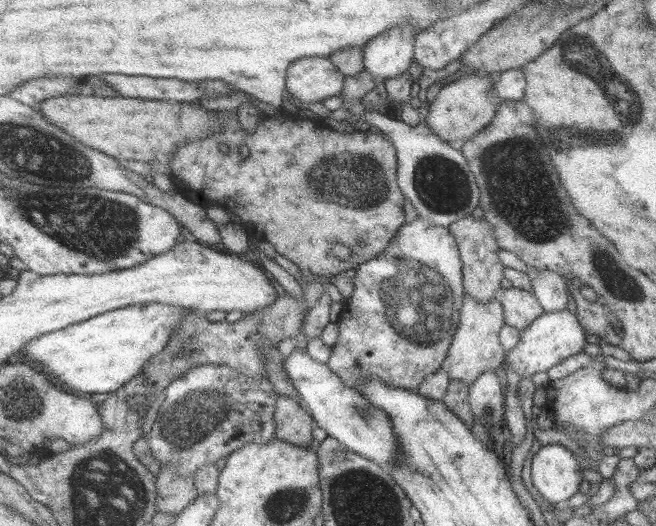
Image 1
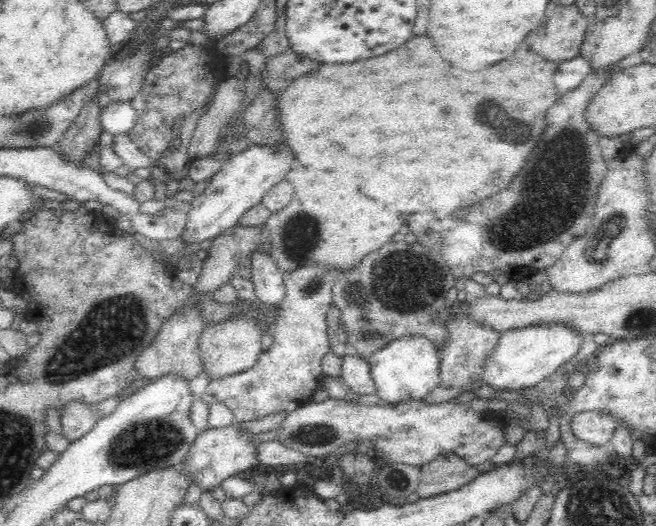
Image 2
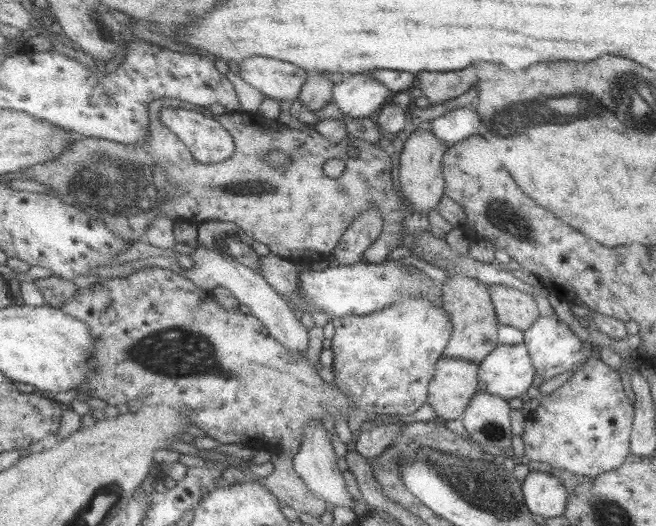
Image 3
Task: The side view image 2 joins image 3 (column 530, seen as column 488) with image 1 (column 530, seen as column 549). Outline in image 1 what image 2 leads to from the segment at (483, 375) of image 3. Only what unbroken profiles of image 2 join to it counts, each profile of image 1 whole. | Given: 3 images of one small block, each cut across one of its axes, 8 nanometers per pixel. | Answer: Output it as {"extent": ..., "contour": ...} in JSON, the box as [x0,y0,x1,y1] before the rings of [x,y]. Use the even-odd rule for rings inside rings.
{"extent":[507,308,586,377],"contour":[[[567,308],[558,312],[544,312],[521,332],[519,341],[507,351],[507,364],[521,377],[530,377],[535,372],[546,372],[567,356],[581,352],[586,345],[585,335],[575,314],[570,314]]]}

